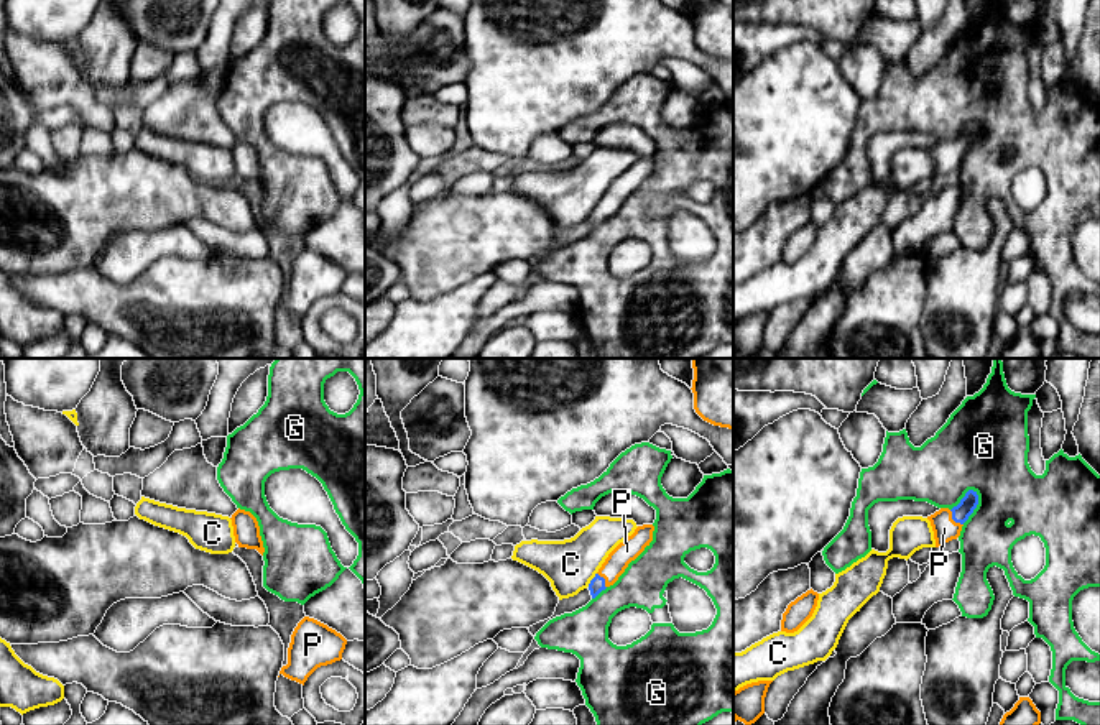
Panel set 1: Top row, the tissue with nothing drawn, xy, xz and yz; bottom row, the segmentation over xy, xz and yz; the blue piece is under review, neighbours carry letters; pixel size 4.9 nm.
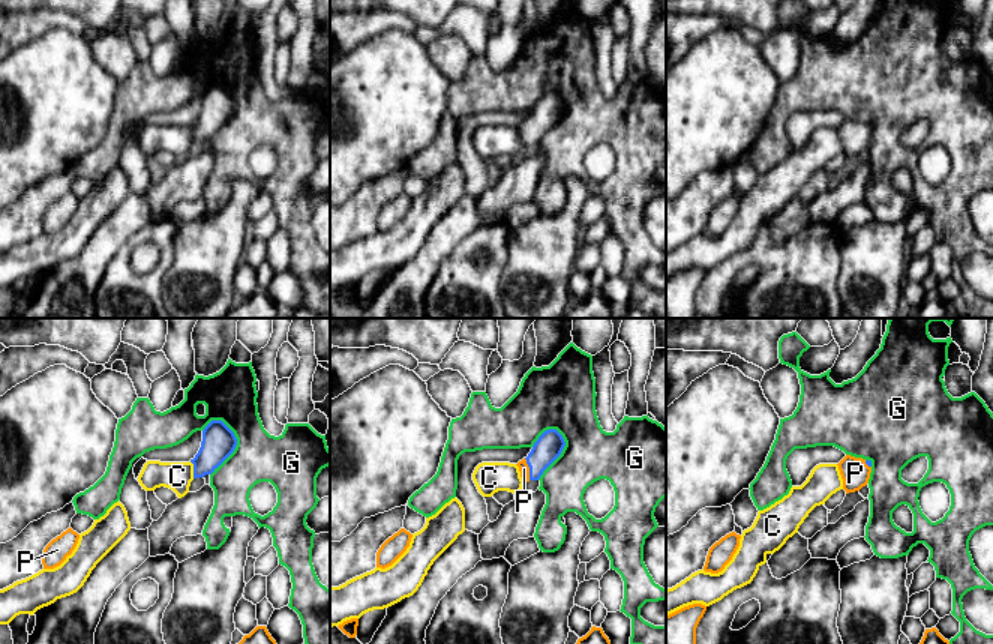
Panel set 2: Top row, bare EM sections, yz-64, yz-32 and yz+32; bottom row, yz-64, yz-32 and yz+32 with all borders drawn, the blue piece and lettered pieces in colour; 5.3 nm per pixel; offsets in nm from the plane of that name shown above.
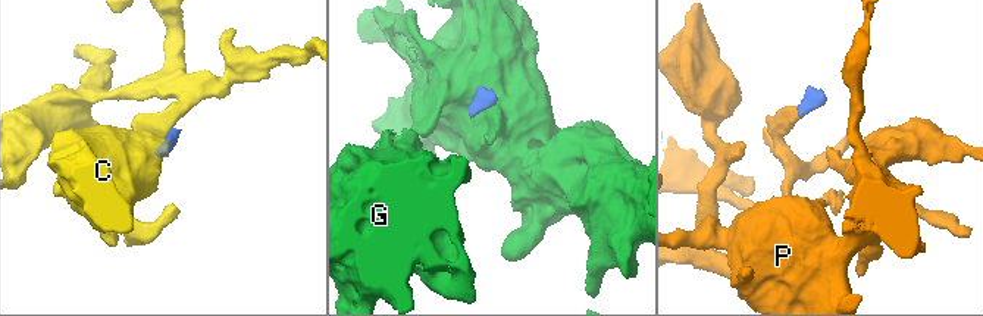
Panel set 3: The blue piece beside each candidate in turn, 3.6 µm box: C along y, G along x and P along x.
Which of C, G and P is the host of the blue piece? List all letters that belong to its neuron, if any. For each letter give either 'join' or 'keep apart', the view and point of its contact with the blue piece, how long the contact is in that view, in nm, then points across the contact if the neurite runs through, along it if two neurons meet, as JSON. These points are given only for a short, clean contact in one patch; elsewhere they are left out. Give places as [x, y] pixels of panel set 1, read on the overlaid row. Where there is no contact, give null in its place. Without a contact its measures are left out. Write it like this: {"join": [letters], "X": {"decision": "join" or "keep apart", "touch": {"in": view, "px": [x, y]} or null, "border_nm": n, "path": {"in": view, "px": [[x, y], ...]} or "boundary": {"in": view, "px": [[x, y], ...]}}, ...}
{"join": ["P"], "C": {"decision": "keep apart", "touch": {"in": "xz", "px": [592, 579]}, "border_nm": 80, "boundary": {"in": "xz", "px": [[596, 572], [587, 586]]}}, "G": {"decision": "keep apart", "touch": {"in": "yz", "px": [975, 507]}, "border_nm": 180, "boundary": {"in": "yz", "px": [[972, 489], [977, 495], [977, 507], [962, 523]]}}, "P": {"decision": "join", "touch": {"in": "yz", "px": [954, 520]}, "border_nm": 100, "path": {"in": "yz", "px": [[961, 513], [954, 520], [944, 528]]}}}

